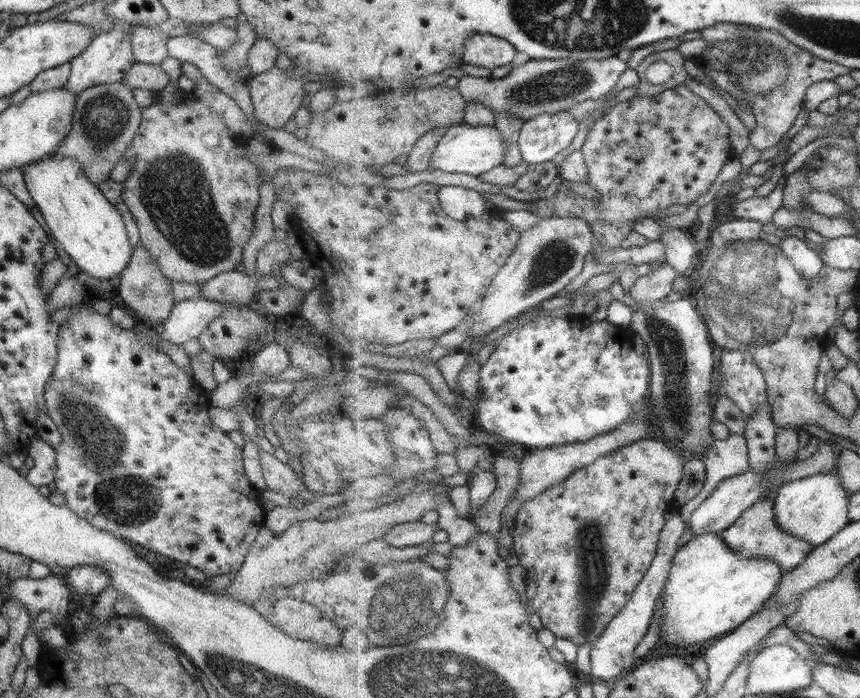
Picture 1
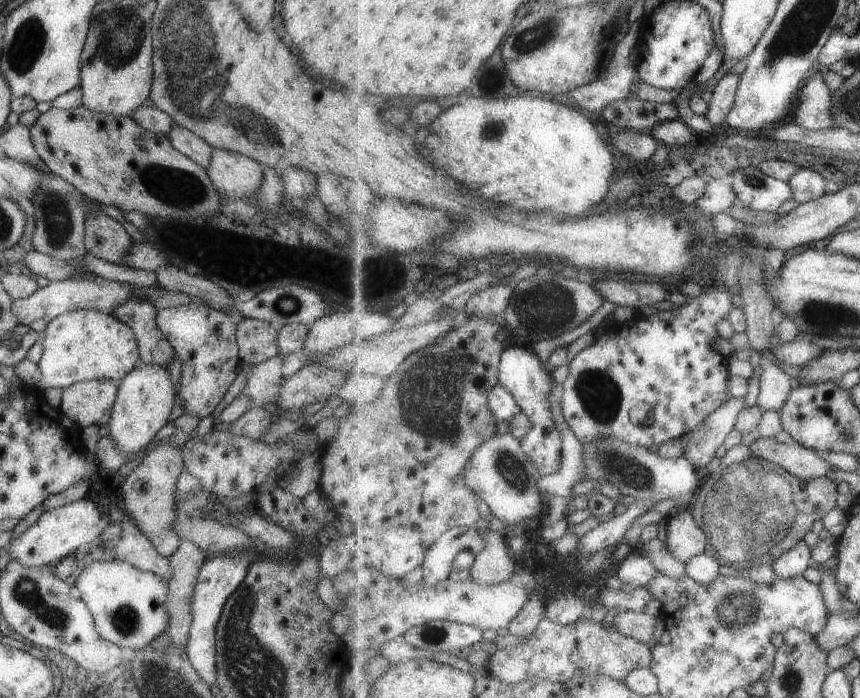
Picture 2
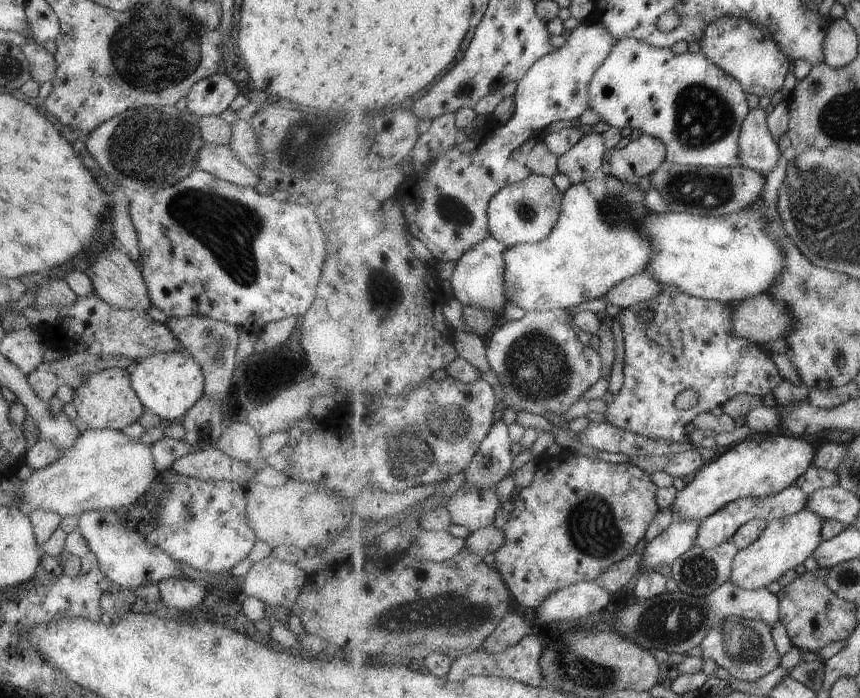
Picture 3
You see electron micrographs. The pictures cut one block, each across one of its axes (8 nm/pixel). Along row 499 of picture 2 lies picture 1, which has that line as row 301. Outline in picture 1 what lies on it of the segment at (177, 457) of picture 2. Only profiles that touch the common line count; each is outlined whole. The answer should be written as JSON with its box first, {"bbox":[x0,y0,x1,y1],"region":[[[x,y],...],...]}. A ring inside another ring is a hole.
{"bbox":[119,243,173,328],"region":[[[141,243],[132,249],[129,262],[119,274],[119,280],[119,298],[127,305],[127,308],[130,308],[136,316],[140,316],[143,321],[159,328],[173,308],[171,281],[161,275],[157,261]]]}

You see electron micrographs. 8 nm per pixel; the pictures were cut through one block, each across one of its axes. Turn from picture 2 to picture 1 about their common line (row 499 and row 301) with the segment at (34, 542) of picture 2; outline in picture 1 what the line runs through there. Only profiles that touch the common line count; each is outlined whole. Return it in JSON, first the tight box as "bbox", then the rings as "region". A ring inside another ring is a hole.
{"bbox":[43,292,267,582],"region":[[[84,292],[81,302],[69,306],[71,316],[57,332],[57,360],[43,388],[45,412],[55,424],[61,438],[58,446],[53,448],[56,465],[54,475],[56,492],[63,494],[66,508],[89,521],[91,525],[116,537],[129,540],[133,546],[139,545],[153,553],[198,568],[205,574],[208,582],[215,575],[239,570],[255,541],[258,530],[264,526],[267,506],[261,500],[261,491],[253,488],[244,474],[241,450],[229,439],[227,432],[211,424],[207,416],[210,407],[209,392],[203,390],[189,374],[185,374],[183,368],[179,368],[167,354],[163,354],[162,350],[145,346],[137,338],[133,329],[121,329],[111,322],[107,314],[95,312],[89,304],[89,299],[90,295]]]}

